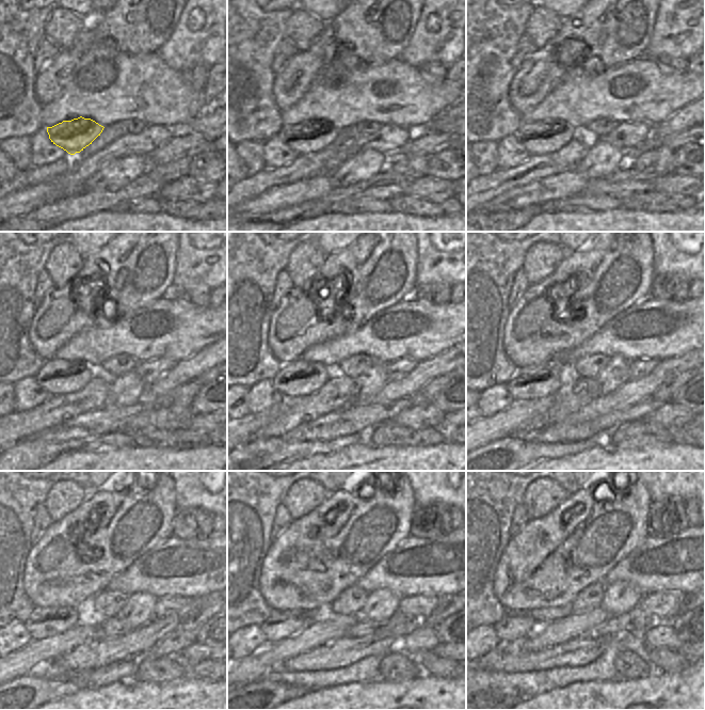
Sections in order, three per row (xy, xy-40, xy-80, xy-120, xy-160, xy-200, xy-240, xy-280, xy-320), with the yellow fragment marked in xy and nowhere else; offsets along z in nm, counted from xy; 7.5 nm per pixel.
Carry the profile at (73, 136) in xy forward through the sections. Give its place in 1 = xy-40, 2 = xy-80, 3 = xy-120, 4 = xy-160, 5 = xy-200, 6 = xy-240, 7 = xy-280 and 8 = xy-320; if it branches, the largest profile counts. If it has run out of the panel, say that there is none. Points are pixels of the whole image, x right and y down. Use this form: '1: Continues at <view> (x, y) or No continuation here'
1: Continues at xy-40 (305, 138)
2: Continues at xy-80 (539, 138)
3: Continues at xy-120 (57, 377)
4: Continues at xy-160 (299, 378)
5: Continues at xy-200 (537, 381)
6: Continues at xy-240 (43, 622)
7: Continues at xy-280 (279, 625)
8: Continues at xy-320 (516, 626).

